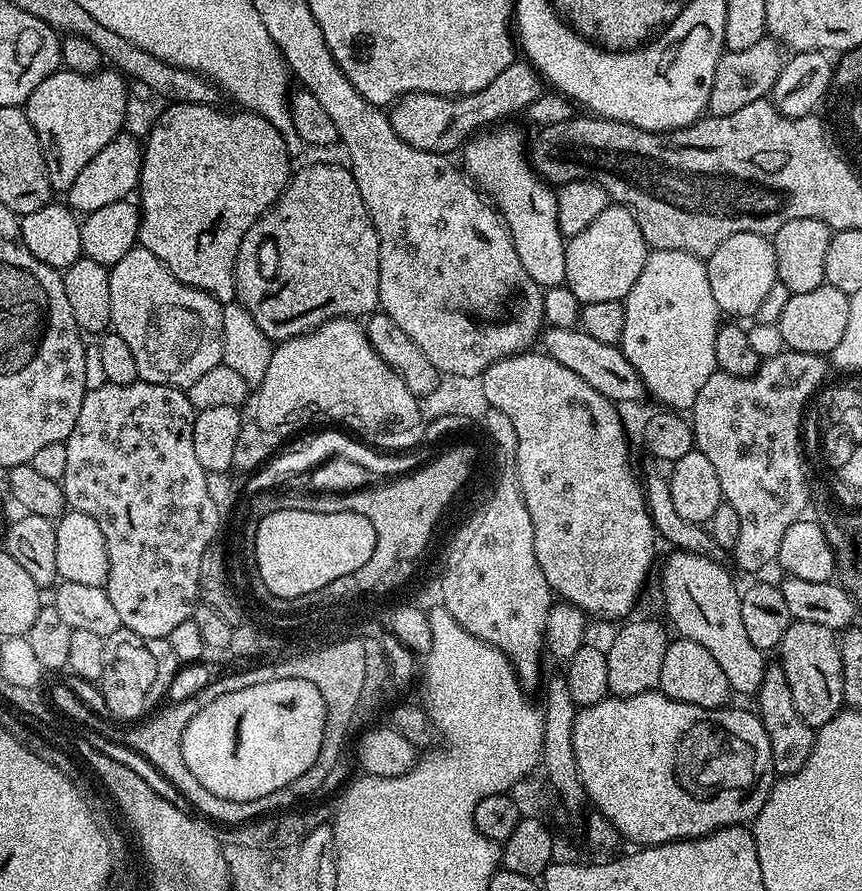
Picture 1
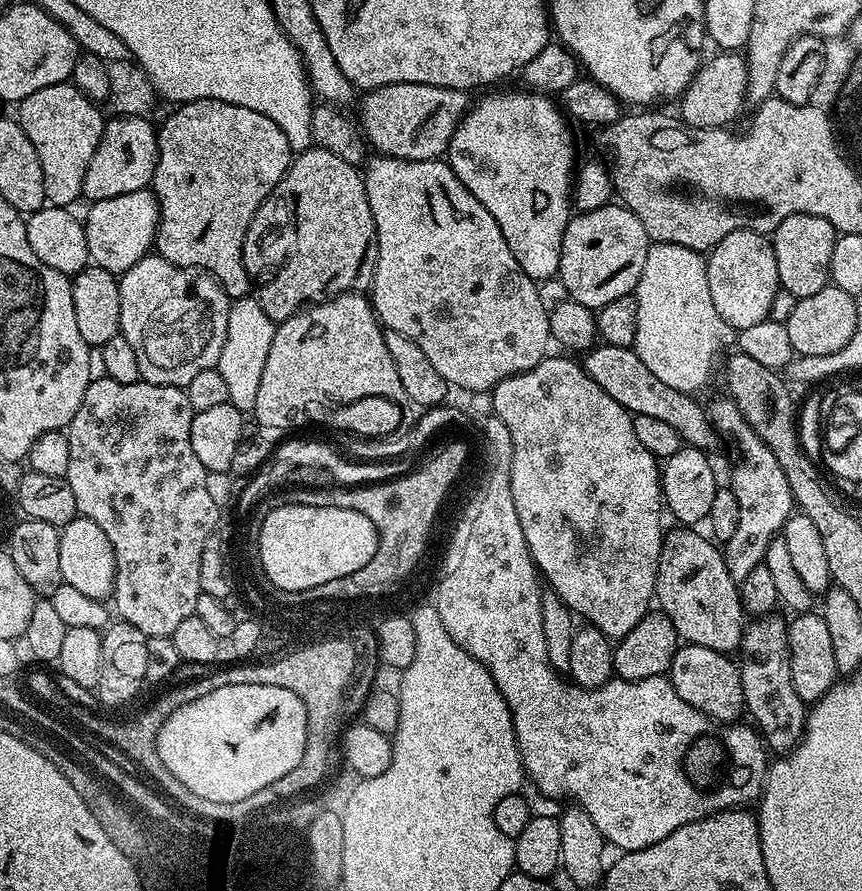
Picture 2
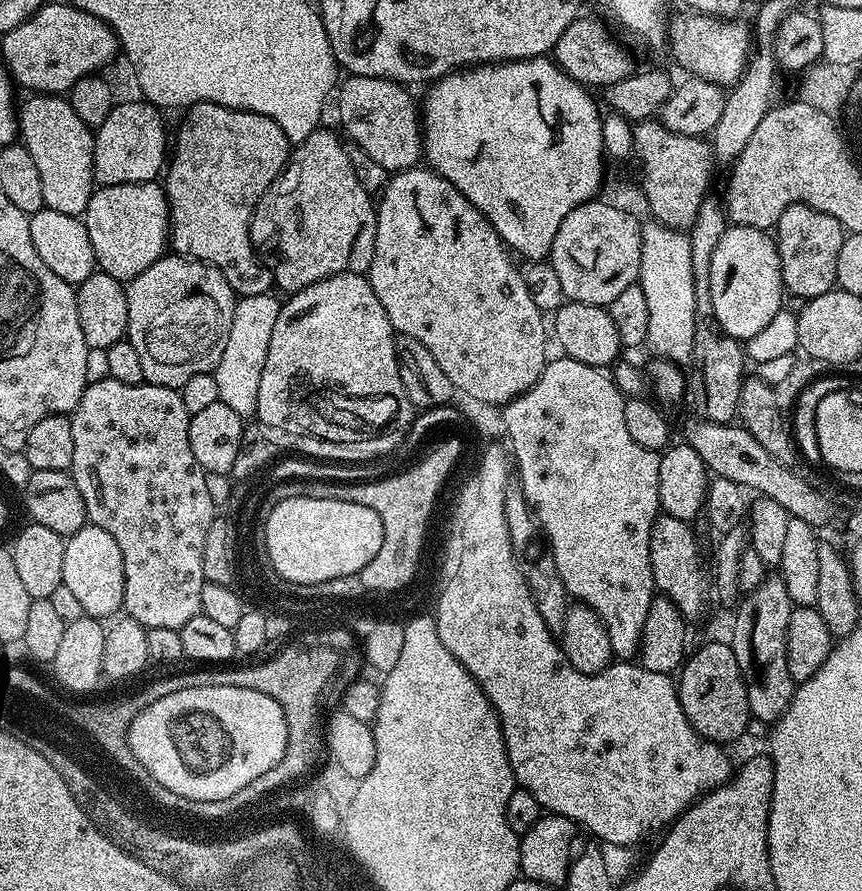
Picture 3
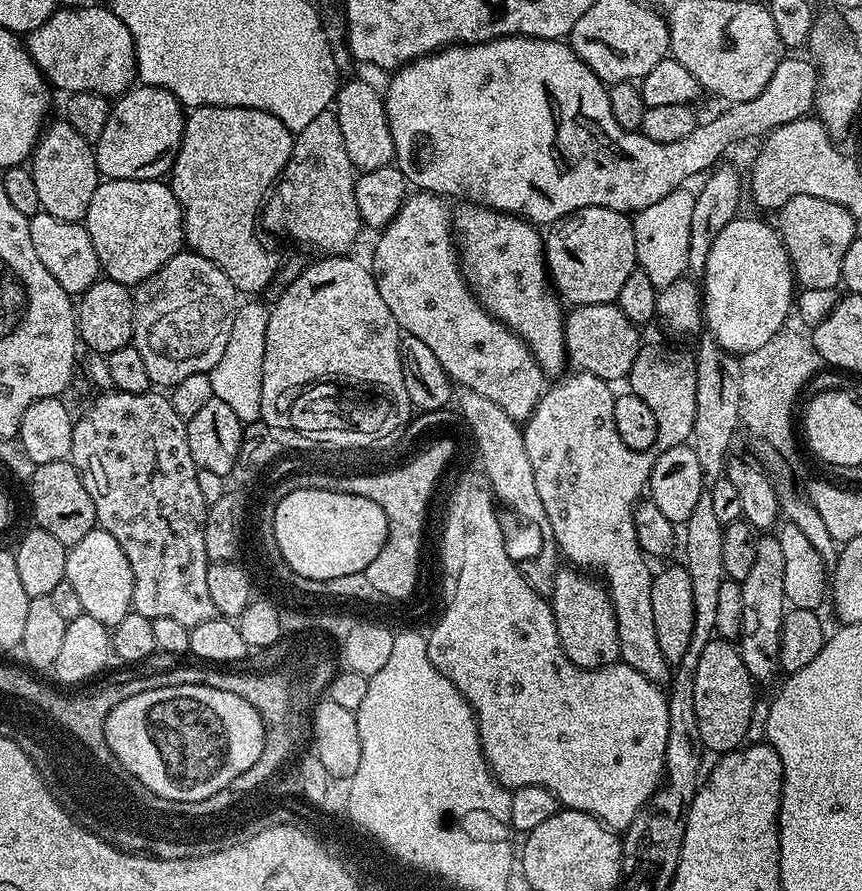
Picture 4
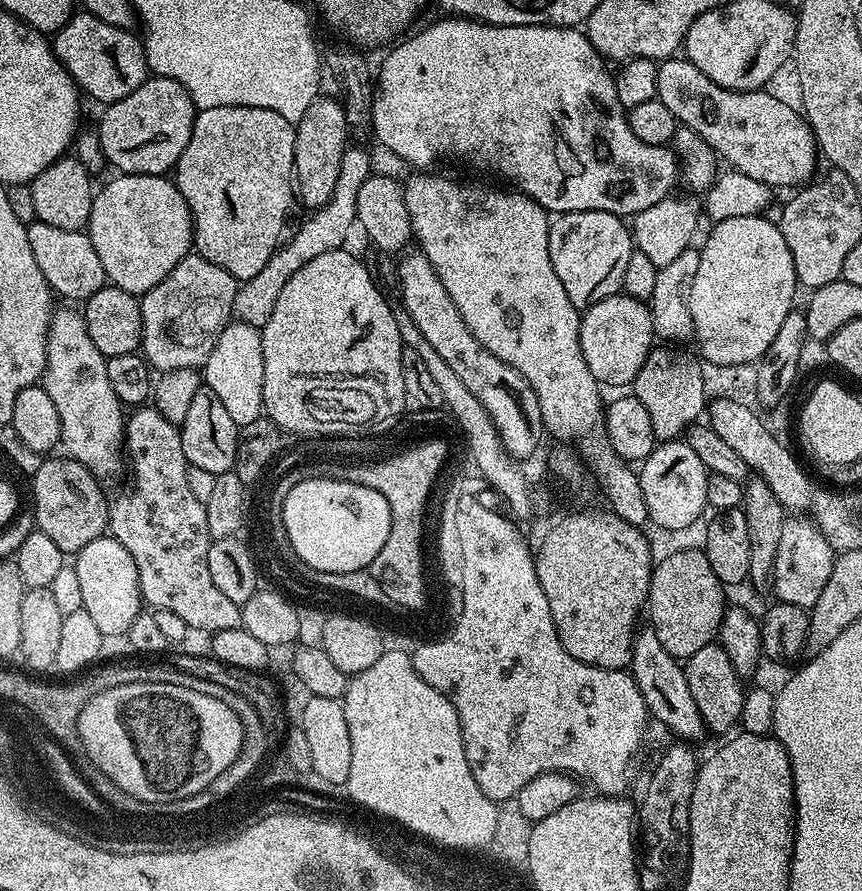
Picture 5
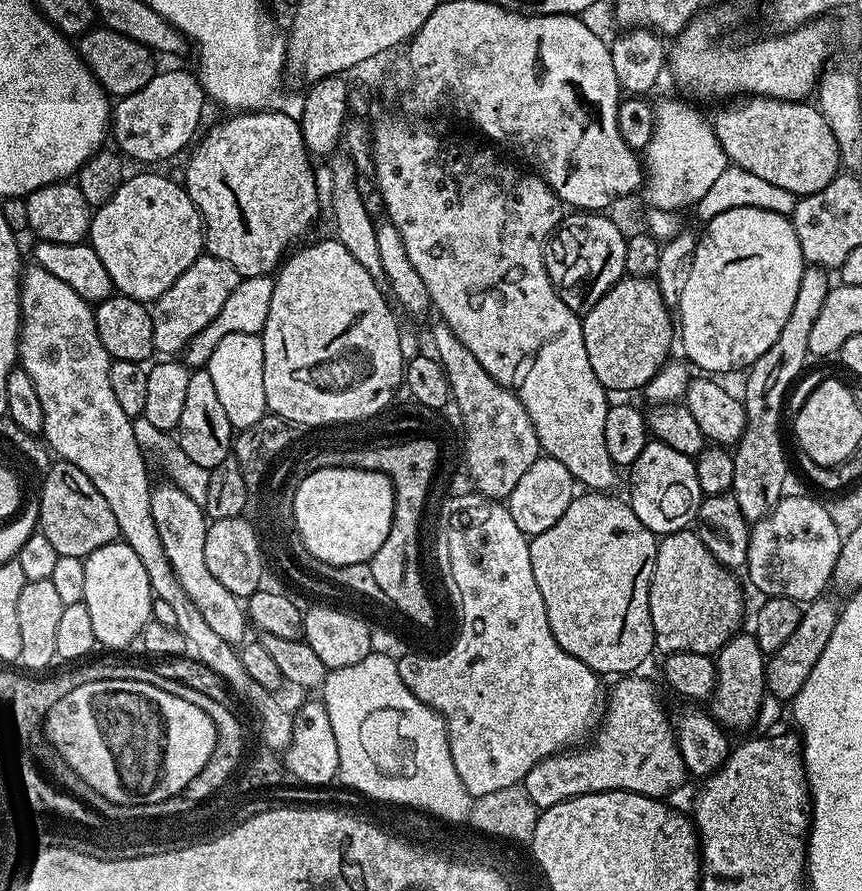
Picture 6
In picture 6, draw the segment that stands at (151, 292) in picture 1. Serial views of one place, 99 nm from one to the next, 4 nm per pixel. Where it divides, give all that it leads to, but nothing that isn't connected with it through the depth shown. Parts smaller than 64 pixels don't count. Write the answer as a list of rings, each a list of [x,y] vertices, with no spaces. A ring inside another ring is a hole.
[[[201,254],[192,263],[190,270],[186,270],[186,274],[182,274],[182,278],[178,278],[178,282],[174,282],[174,286],[170,286],[170,290],[166,290],[166,294],[162,294],[151,305],[156,352],[168,358],[183,353],[188,343],[199,332],[206,330],[206,326],[210,326],[214,318],[218,318],[218,310],[222,310],[226,298],[230,298],[230,290],[234,290],[241,279],[234,266],[213,256]]]

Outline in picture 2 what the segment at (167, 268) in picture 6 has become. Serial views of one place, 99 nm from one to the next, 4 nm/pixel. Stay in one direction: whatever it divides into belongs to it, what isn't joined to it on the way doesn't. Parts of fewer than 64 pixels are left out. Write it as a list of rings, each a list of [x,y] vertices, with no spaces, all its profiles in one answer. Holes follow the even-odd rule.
[[[148,188],[134,190],[130,194],[118,194],[118,198],[93,200],[87,205],[88,217],[83,217],[88,259],[102,270],[123,274],[153,251],[156,228],[160,225],[160,207],[155,192]]]

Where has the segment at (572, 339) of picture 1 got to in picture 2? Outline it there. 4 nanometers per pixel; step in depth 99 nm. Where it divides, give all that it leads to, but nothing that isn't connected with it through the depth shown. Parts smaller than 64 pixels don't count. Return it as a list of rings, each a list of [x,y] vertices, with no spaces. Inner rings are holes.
[[[600,342],[583,353],[582,363],[586,374],[590,374],[590,378],[594,378],[594,382],[598,382],[598,386],[614,398],[614,402],[621,404],[633,416],[658,418],[674,426],[681,441],[694,448],[712,450],[718,441],[718,433],[708,418],[705,405],[700,405],[695,395],[674,390],[674,386],[666,386],[666,382],[650,374],[650,370],[646,370],[646,362],[638,358],[635,347],[623,348]]]

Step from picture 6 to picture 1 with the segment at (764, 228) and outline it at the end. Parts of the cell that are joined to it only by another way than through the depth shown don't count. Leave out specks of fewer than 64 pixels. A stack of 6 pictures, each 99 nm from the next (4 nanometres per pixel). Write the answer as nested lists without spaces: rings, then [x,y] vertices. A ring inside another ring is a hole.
[[[734,234],[714,250],[714,254],[707,257],[708,277],[710,278],[710,291],[714,293],[714,302],[718,302],[721,313],[728,318],[740,318],[736,316],[752,316],[768,300],[772,287],[777,287],[776,259],[774,258],[774,246],[769,237],[762,234]]]

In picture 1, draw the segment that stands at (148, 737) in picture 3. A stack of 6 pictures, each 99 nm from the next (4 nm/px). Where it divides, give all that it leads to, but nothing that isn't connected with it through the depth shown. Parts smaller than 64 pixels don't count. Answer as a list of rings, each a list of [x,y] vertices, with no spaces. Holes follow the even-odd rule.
[[[280,678],[267,680],[267,682],[258,685],[237,686],[230,694],[222,694],[218,698],[214,698],[214,702],[210,702],[205,708],[198,710],[198,714],[194,714],[194,718],[185,726],[180,739],[182,758],[186,762],[186,766],[190,766],[190,774],[194,774],[194,778],[198,778],[198,782],[202,782],[202,786],[206,786],[206,790],[210,790],[210,794],[218,794],[218,798],[230,798],[234,802],[263,801],[265,798],[272,798],[270,796],[274,795],[275,792],[282,791],[283,788],[285,791],[299,775],[306,774],[310,766],[313,766],[319,751],[322,750],[326,722],[327,704],[323,701],[322,694],[319,693],[313,682],[303,681],[302,678]]]

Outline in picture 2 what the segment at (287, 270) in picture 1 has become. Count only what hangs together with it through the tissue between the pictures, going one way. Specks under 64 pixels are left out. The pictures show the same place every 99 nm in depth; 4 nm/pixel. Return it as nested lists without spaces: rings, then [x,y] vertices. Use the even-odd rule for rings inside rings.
[[[313,146],[299,153],[278,186],[258,206],[246,230],[244,265],[249,277],[260,283],[258,299],[262,310],[277,322],[344,292],[363,293],[371,289],[376,269],[376,223],[361,169],[342,162],[338,154],[330,154],[325,148]]]

